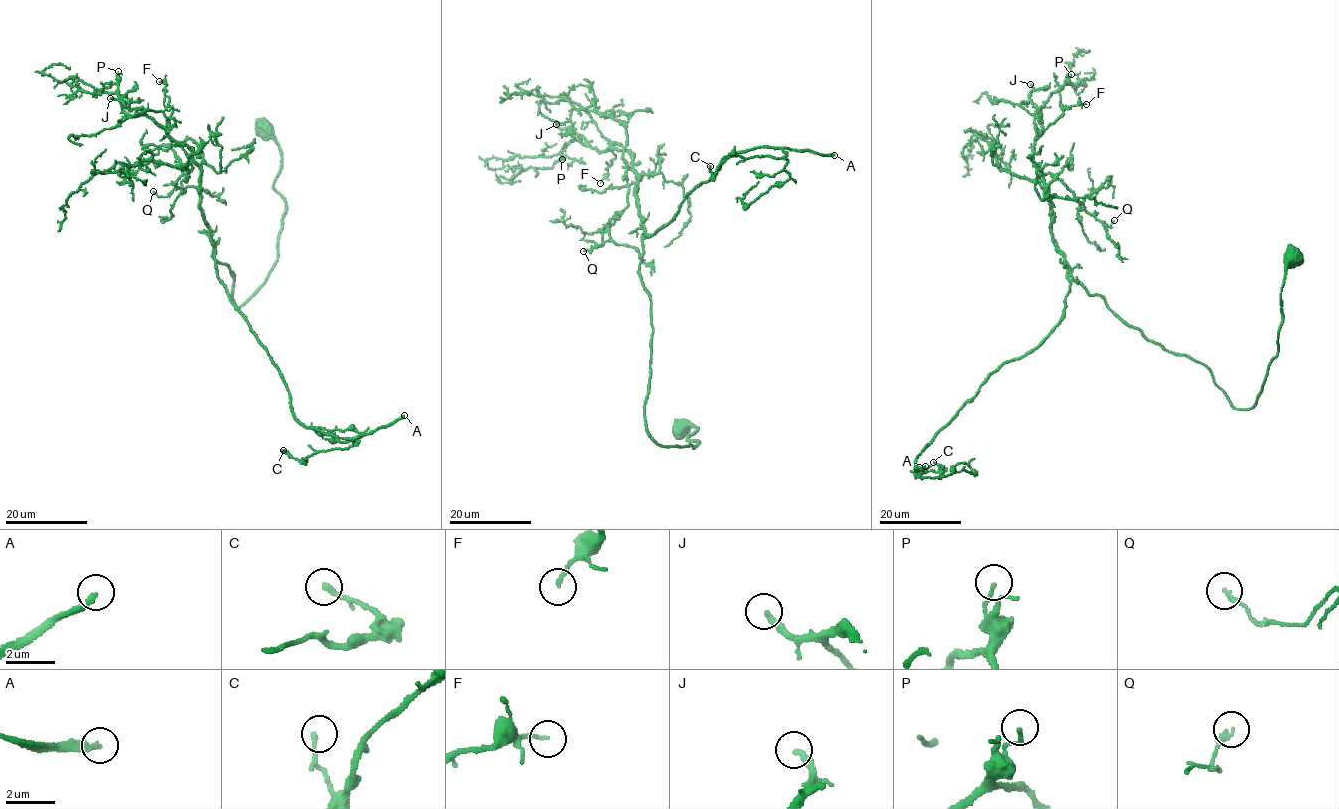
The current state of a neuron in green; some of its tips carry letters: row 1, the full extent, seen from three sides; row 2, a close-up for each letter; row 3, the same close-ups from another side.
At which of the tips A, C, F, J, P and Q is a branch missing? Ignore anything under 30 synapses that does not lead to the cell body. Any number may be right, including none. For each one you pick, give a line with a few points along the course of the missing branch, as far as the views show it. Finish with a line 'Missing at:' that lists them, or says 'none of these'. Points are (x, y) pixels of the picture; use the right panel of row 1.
J: course (1030, 84), (1018, 69), (1045, 59), (1035, 83), (1012, 88), (1004, 85), (1009, 86)
Missing at: A, J

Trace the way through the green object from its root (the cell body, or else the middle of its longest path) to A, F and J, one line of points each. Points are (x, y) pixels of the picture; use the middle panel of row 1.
A: (681, 427), (698, 427), (694, 449), (646, 428), (642, 234), (727, 157), (834, 155)
F: (681, 427), (698, 427), (694, 449), (665, 447), (646, 428), (652, 325), (629, 152), (611, 146), (600, 183)
J: (681, 427), (698, 427), (694, 449), (665, 447), (646, 428), (652, 325), (634, 159), (556, 124)

